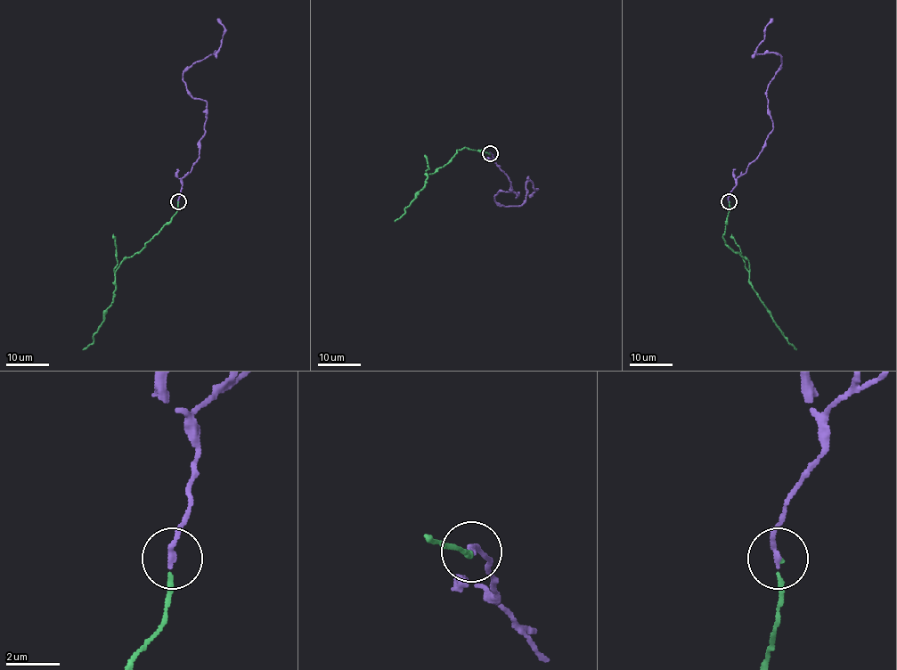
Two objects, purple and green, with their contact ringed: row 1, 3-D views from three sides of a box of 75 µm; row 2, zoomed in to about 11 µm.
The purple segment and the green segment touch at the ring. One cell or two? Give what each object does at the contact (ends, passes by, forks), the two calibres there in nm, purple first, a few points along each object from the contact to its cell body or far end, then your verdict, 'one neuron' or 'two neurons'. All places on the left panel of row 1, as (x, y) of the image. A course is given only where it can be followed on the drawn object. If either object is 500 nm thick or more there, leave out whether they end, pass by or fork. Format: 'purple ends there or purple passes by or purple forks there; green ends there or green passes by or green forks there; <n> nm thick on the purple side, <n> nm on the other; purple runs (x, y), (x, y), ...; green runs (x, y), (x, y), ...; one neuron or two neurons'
purple ends there; green ends there; 200 nm thick on the purple side, 130 nm on the other; purple runs (178, 201), (206, 120), (206, 102), (188, 91), (183, 73), (217, 50), (224, 27), (217, 18); green runs (178, 201), (177, 212), (140, 251), (121, 263), (116, 272), (113, 299), (93, 336), (93, 342), (82, 349); one neuron

